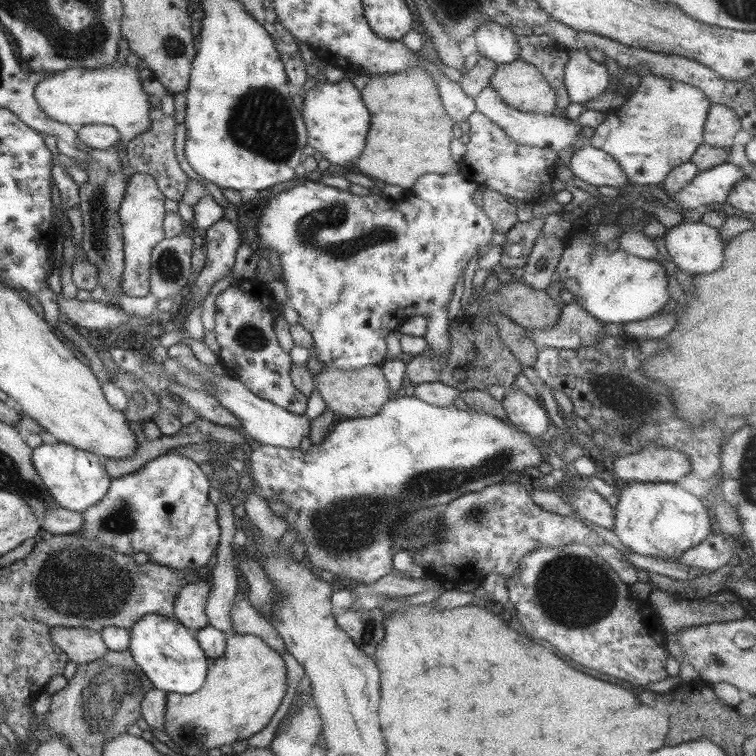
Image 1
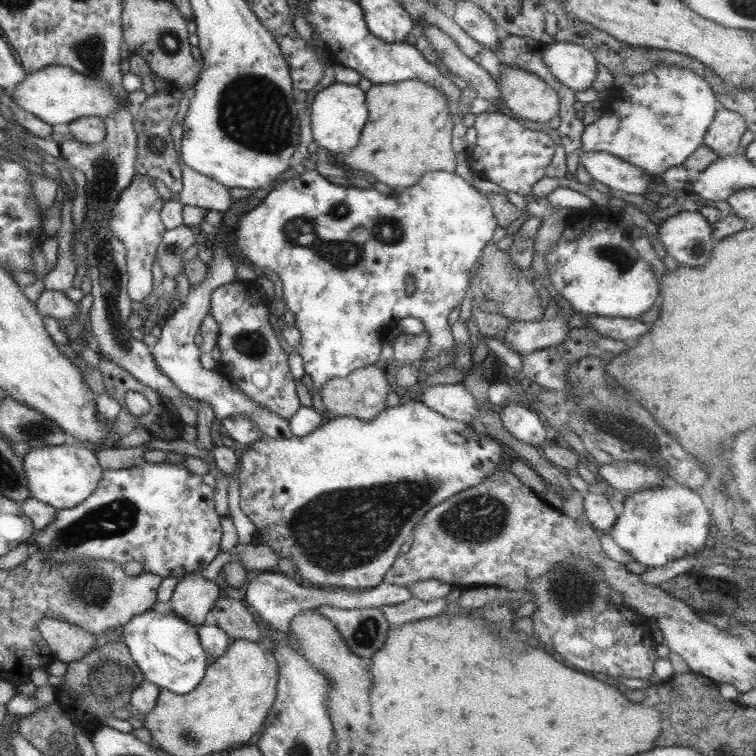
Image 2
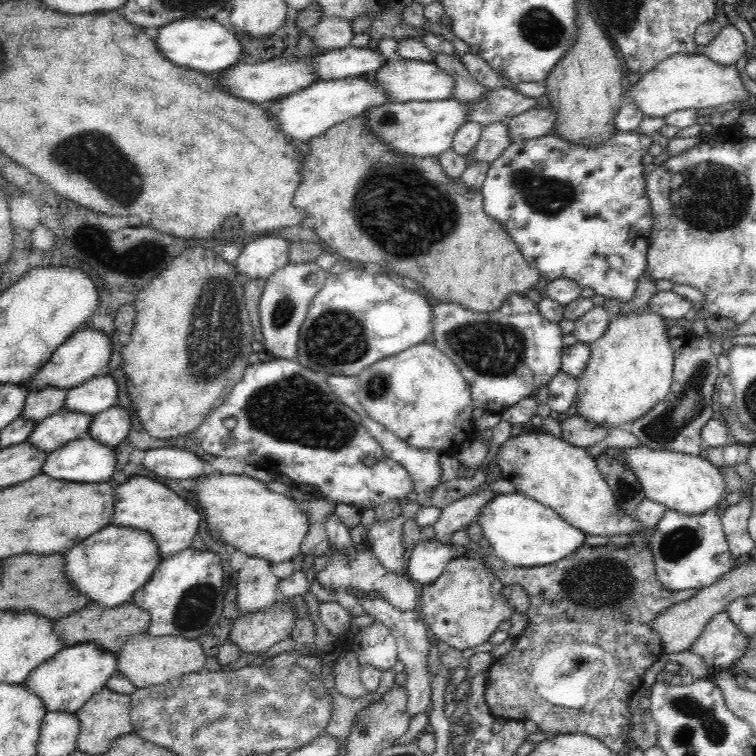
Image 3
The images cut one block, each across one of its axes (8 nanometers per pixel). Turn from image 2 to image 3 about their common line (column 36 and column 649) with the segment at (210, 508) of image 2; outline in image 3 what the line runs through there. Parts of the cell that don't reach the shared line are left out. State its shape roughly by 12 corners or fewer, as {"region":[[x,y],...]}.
{"region":[[666,509],[642,538],[656,578],[699,591],[733,569],[721,516]]}

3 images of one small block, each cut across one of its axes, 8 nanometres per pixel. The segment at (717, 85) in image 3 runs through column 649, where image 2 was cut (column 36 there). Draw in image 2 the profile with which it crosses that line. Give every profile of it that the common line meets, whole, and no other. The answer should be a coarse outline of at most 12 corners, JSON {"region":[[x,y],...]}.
{"region":[[55,64],[25,74],[17,107],[50,125],[119,106],[105,83]]}

